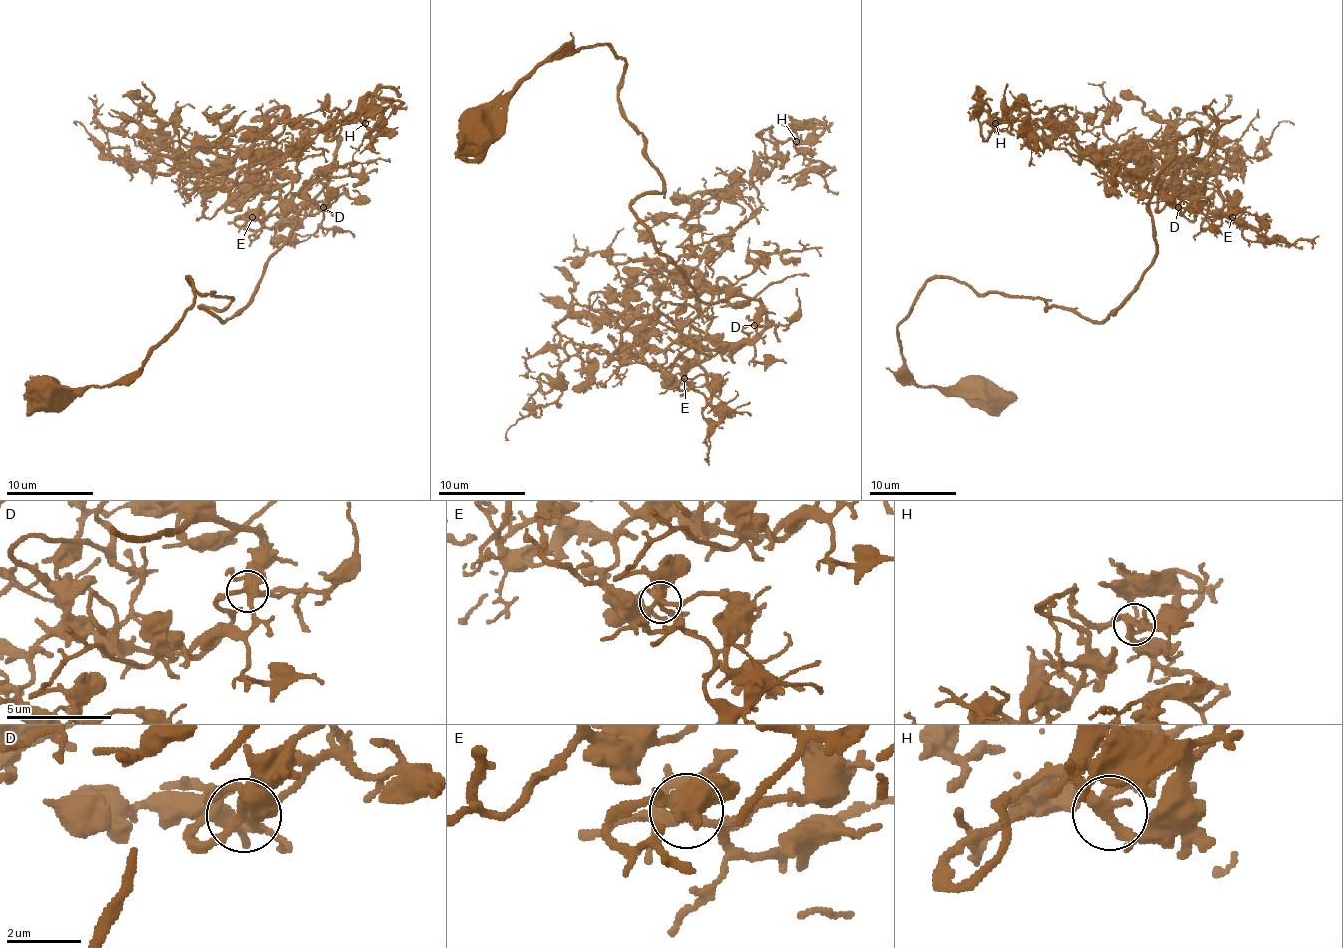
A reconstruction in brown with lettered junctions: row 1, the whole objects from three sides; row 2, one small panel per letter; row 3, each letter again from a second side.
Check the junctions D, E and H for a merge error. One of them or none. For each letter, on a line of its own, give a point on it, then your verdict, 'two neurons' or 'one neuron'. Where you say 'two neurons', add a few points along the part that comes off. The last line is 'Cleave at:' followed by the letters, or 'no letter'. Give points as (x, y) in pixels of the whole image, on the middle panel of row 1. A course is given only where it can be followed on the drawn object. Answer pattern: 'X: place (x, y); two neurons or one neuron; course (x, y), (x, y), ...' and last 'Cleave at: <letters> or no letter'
D: place (754, 325); one neuron
E: place (684, 378); one neuron
H: place (796, 141); one neuron
Cleave at: no letter

